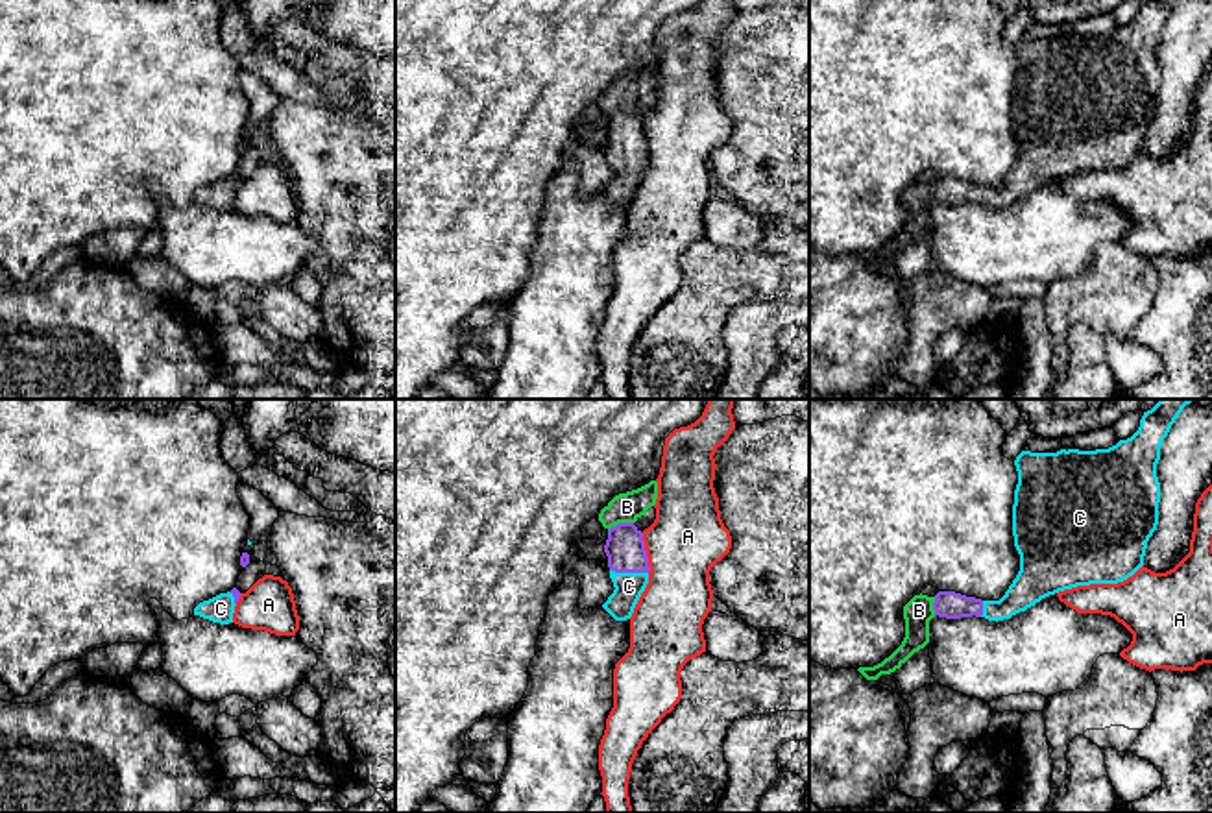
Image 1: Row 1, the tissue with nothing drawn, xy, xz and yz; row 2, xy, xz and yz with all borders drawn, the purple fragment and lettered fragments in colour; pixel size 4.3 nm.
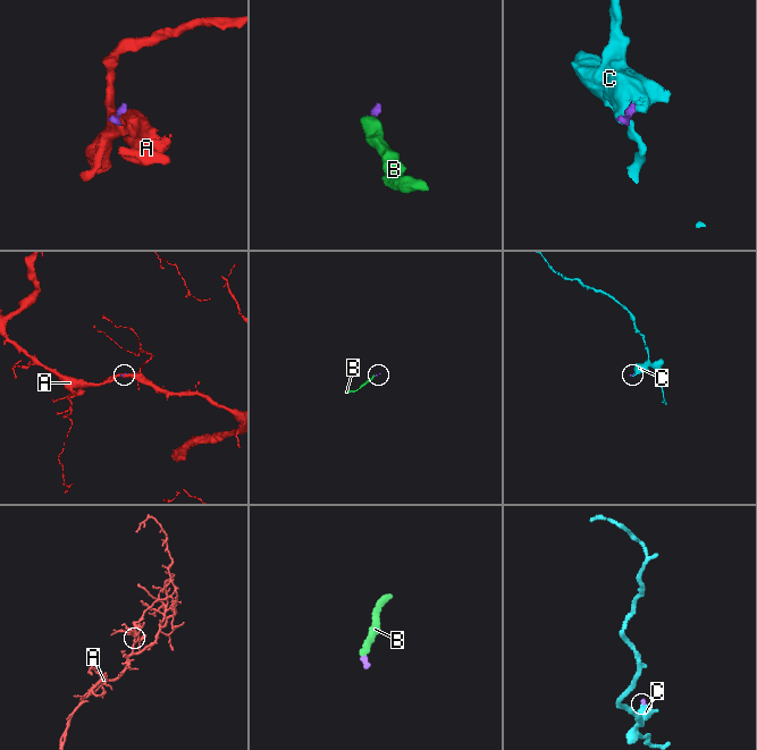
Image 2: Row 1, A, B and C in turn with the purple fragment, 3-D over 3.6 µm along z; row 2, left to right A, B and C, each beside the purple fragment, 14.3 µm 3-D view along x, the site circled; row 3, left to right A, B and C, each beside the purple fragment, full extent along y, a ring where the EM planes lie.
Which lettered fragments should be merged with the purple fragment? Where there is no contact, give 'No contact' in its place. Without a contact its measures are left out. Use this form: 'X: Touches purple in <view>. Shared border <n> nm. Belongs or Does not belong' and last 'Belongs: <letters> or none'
A: Touches purple in xz. Shared border 180 nm. Does not belong
B: Touches purple in xz. Shared border 120 nm. Belongs
C: Touches purple in xz. Shared border 170 nm. Belongs
Belongs: B, C

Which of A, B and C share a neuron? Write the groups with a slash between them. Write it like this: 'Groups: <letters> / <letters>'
Groups: A / B C

